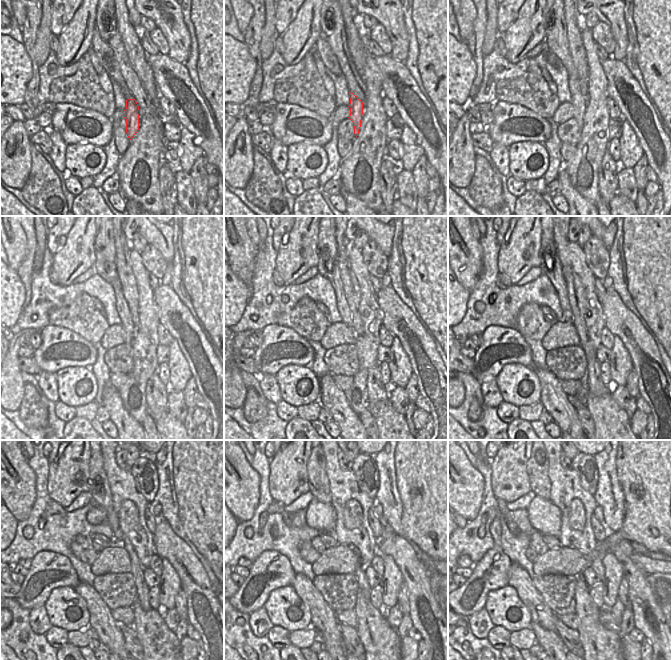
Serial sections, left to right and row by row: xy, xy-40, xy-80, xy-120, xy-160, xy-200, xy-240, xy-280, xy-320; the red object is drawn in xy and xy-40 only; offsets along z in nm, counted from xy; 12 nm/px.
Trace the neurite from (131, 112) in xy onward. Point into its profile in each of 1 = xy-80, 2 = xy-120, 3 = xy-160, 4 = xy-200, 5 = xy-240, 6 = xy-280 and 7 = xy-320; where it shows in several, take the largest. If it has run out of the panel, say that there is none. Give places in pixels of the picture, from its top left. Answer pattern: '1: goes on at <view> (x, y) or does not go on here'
1: goes on at xy-80 (579, 103)
2: goes on at xy-120 (105, 269)
3: goes on at xy-160 (327, 267)
4: goes on at xy-200 (550, 265)
5: goes on at xy-240 (99, 485)
6: goes on at xy-280 (319, 486)
7: goes on at xy-320 (538, 464)

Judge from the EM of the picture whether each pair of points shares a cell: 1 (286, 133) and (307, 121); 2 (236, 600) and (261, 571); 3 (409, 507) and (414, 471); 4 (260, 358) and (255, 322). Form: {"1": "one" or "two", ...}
{"1": "one", "2": "one", "3": "one", "4": "two"}

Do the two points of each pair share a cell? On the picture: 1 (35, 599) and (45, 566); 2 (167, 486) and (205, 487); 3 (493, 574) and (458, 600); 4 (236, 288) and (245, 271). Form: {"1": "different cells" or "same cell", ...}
{"1": "same cell", "2": "different cells", "3": "same cell", "4": "different cells"}

